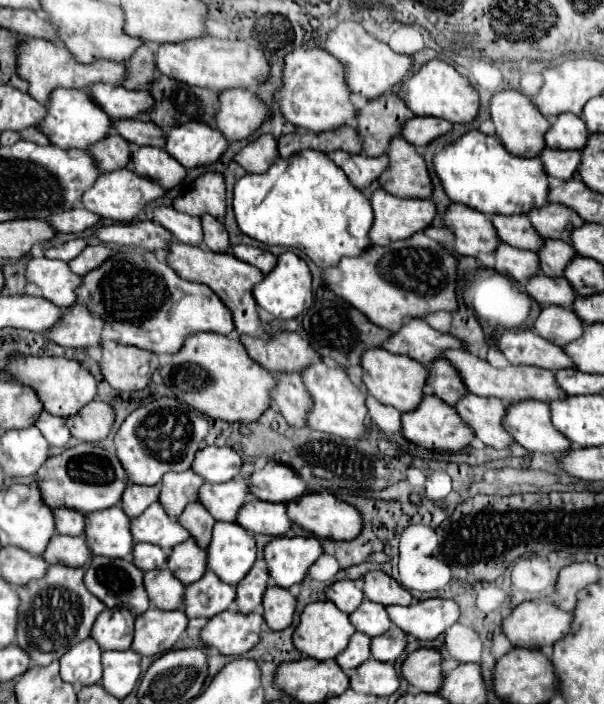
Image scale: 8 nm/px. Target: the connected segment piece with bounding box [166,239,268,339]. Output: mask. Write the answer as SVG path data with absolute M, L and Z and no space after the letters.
M172 239L168 243L168 253L166 253L168 265L184 279L194 281L194 283L204 283L208 285L220 301L232 311L232 319L236 325L238 335L252 335L260 339L268 339L268 333L260 327L260 319L256 313L256 301L252 297L252 287L262 281L262 271L256 269L254 265L248 265L240 259L236 259L232 253L216 253L216 251L206 251L200 245L188 245Z

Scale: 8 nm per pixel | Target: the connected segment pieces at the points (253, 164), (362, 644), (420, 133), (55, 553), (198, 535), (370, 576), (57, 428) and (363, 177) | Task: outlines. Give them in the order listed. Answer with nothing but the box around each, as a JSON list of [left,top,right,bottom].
[[234,133,278,173],[336,633,372,671],[402,117,452,147],[44,535,92,567],[178,503,216,549],[364,571,412,605],[36,411,72,447],[328,151,388,189]]

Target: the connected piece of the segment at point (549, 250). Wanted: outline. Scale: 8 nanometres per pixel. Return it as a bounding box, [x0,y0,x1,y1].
[536,239,576,277]

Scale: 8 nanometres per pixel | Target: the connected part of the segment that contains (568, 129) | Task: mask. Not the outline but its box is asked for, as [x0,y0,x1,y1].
[546,113,588,149]

